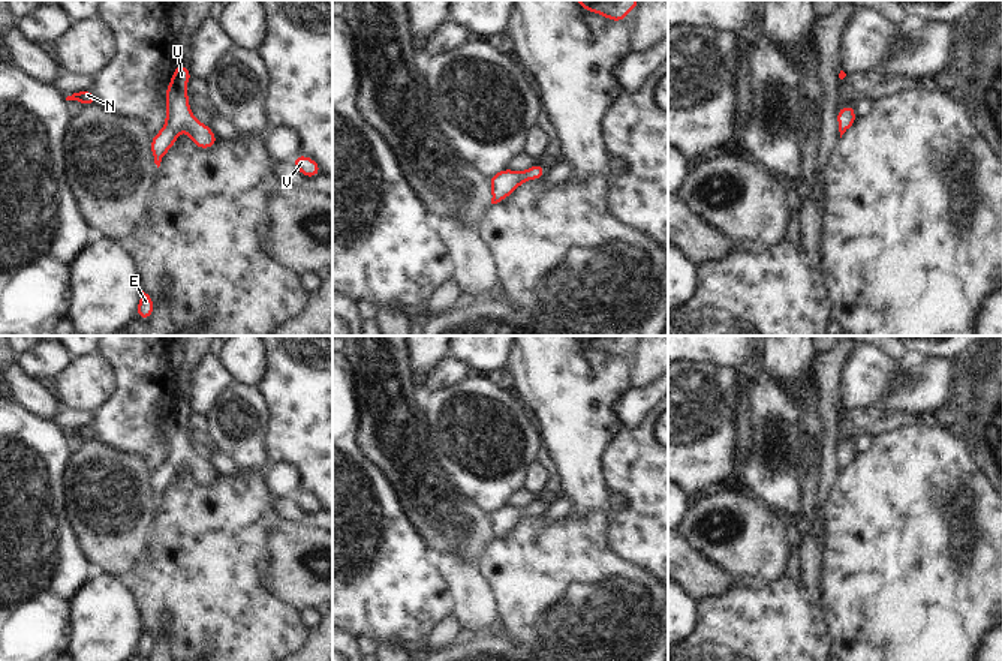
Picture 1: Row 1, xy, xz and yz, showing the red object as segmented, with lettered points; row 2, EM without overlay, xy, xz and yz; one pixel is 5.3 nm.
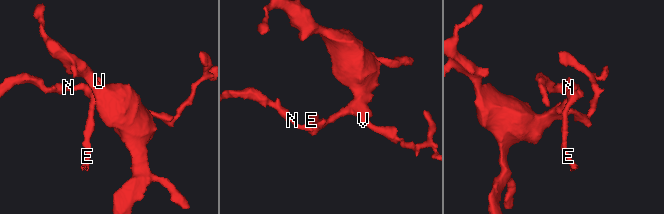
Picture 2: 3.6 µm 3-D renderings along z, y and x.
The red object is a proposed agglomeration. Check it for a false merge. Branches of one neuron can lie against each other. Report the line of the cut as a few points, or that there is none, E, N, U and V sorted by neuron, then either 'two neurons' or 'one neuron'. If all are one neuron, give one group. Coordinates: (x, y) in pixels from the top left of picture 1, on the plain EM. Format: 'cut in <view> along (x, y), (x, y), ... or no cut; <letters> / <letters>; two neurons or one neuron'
no cut; E N U V; one neuron

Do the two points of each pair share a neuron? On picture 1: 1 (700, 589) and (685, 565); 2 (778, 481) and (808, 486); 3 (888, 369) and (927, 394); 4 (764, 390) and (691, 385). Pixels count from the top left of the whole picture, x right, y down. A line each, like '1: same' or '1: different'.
1: same
2: different
3: different
4: different

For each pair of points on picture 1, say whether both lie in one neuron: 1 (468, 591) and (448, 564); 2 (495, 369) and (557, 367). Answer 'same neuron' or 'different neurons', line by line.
1: same neuron
2: different neurons

